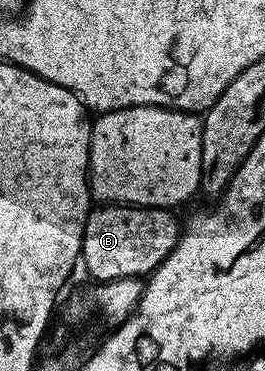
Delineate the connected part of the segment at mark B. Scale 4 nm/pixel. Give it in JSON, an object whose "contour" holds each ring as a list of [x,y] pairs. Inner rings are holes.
{"contour":[[[103,205],[100,211],[92,210],[83,230],[81,267],[95,278],[96,284],[112,283],[118,279],[137,279],[155,271],[169,257],[181,234],[181,219],[174,210],[166,207],[132,207],[130,205]]]}

